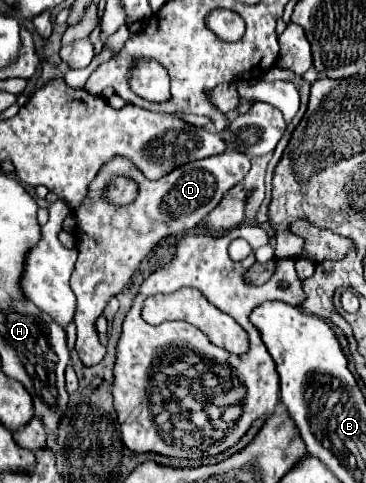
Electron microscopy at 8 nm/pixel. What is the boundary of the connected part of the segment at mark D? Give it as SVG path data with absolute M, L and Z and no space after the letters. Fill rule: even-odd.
M224 151L214 157L186 163L174 169L172 175L164 175L158 181L148 181L140 171L134 171L134 167L126 163L126 159L112 159L110 163L106 163L106 167L102 167L102 171L90 185L86 203L78 207L78 211L74 211L78 217L78 225L74 231L78 239L78 261L70 285L76 295L76 351L86 367L98 365L106 353L106 347L98 341L94 321L102 315L108 301L118 295L130 281L142 259L152 251L154 245L158 245L160 239L190 231L200 221L204 221L206 215L220 203L222 195L230 187L240 183L248 171L250 159L238 151ZM114 177L128 177L136 181L138 195L132 203L122 207L106 203L104 189L108 179Z

